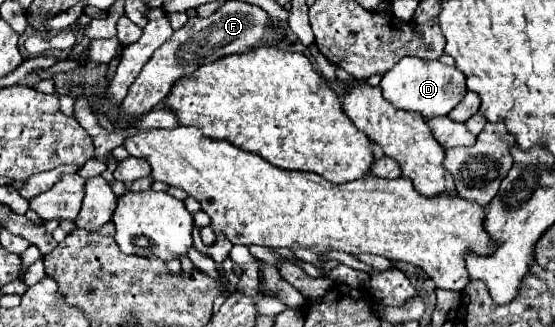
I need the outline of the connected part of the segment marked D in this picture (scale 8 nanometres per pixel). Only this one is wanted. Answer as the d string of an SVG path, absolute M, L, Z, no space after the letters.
M402 58L392 70L382 76L380 82L380 88L388 102L392 102L396 108L418 112L424 118L448 114L464 98L462 86L466 86L466 76L456 66L444 66L438 60L422 58Z

